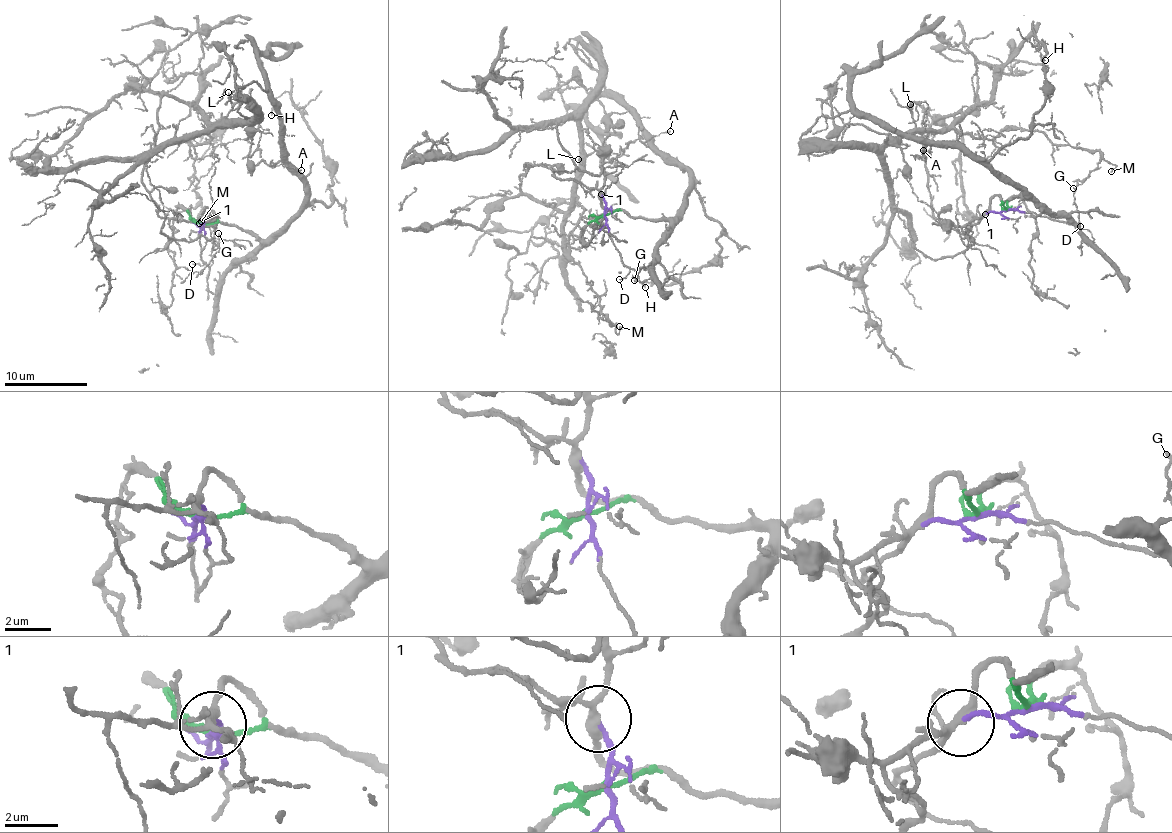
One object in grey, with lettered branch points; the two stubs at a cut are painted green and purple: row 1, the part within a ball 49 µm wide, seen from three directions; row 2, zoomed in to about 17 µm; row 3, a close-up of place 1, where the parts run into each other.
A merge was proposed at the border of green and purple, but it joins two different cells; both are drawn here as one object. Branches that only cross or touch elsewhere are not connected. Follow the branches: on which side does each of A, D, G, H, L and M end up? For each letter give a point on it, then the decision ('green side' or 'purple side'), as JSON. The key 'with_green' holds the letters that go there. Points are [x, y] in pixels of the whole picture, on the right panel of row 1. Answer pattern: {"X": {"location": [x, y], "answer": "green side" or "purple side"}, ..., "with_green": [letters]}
{"A": {"location": [923, 150], "answer": "green side"}, "D": {"location": [1080, 226], "answer": "purple side"}, "G": {"location": [1073, 188], "answer": "purple side"}, "H": {"location": [1045, 60], "answer": "green side"}, "L": {"location": [910, 104], "answer": "purple side"}, "M": {"location": [1111, 171], "answer": "purple side"}, "with_green": ["A", "H"]}

